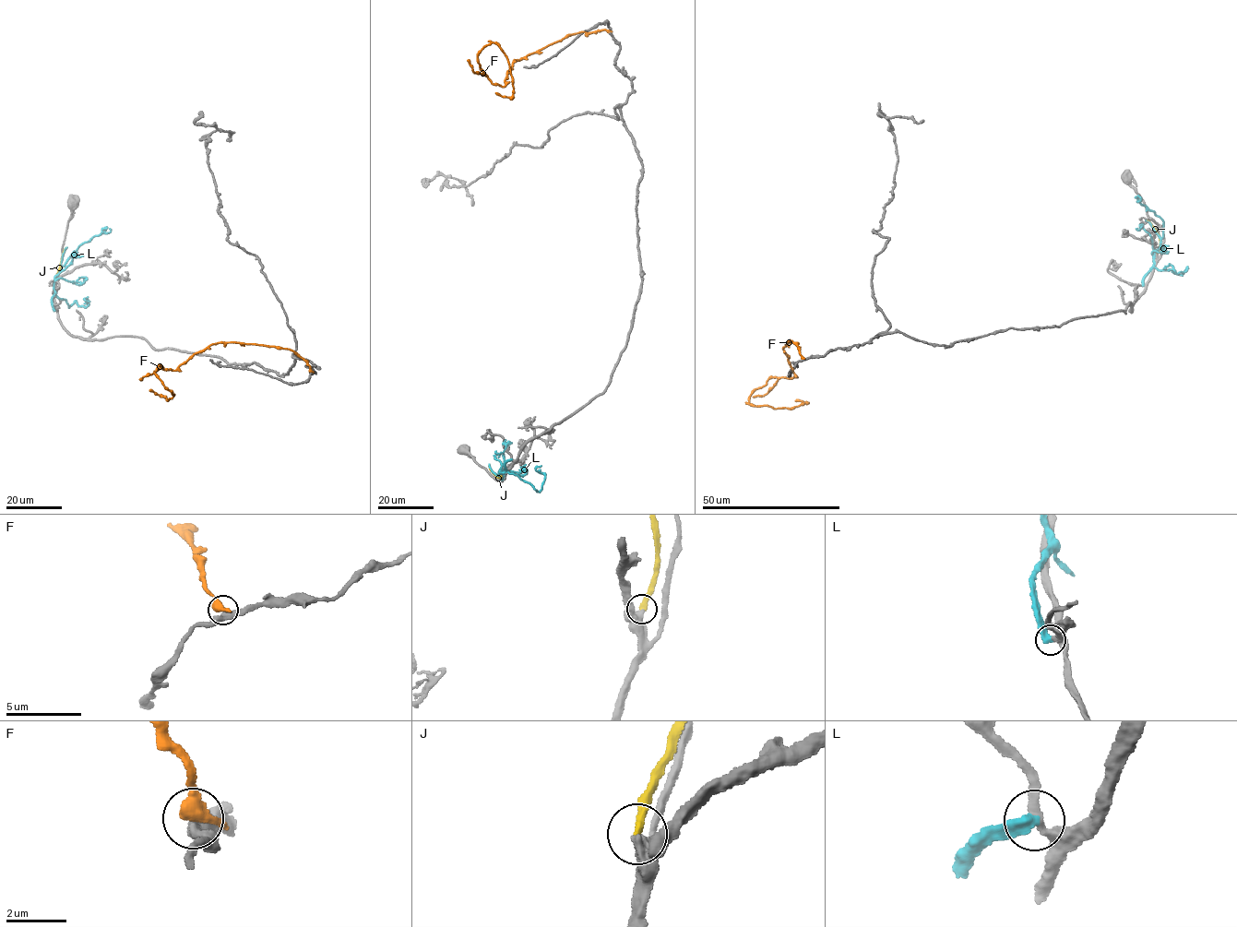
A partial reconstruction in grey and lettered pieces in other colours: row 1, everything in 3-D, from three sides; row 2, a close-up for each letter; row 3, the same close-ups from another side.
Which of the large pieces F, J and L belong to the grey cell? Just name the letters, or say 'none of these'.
none of these

